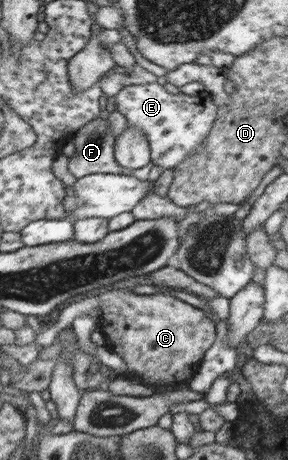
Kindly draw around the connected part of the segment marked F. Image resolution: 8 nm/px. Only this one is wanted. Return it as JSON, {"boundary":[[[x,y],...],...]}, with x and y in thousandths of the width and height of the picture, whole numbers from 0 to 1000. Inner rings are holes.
{"boundary":[[[337,259],[299,267],[250,298],[229,326],[243,350],[236,372],[278,389],[319,376],[385,376],[424,380],[441,372],[417,363],[389,337],[399,298],[372,259]]]}

